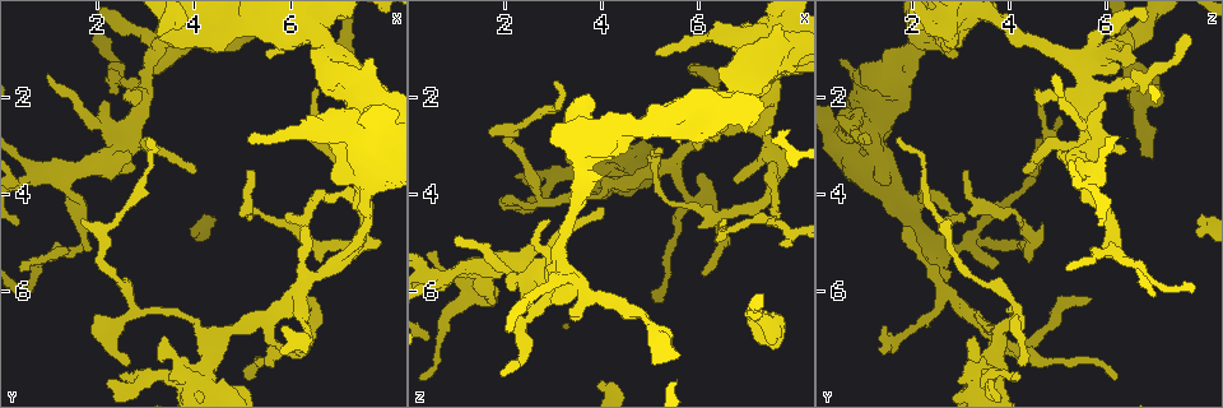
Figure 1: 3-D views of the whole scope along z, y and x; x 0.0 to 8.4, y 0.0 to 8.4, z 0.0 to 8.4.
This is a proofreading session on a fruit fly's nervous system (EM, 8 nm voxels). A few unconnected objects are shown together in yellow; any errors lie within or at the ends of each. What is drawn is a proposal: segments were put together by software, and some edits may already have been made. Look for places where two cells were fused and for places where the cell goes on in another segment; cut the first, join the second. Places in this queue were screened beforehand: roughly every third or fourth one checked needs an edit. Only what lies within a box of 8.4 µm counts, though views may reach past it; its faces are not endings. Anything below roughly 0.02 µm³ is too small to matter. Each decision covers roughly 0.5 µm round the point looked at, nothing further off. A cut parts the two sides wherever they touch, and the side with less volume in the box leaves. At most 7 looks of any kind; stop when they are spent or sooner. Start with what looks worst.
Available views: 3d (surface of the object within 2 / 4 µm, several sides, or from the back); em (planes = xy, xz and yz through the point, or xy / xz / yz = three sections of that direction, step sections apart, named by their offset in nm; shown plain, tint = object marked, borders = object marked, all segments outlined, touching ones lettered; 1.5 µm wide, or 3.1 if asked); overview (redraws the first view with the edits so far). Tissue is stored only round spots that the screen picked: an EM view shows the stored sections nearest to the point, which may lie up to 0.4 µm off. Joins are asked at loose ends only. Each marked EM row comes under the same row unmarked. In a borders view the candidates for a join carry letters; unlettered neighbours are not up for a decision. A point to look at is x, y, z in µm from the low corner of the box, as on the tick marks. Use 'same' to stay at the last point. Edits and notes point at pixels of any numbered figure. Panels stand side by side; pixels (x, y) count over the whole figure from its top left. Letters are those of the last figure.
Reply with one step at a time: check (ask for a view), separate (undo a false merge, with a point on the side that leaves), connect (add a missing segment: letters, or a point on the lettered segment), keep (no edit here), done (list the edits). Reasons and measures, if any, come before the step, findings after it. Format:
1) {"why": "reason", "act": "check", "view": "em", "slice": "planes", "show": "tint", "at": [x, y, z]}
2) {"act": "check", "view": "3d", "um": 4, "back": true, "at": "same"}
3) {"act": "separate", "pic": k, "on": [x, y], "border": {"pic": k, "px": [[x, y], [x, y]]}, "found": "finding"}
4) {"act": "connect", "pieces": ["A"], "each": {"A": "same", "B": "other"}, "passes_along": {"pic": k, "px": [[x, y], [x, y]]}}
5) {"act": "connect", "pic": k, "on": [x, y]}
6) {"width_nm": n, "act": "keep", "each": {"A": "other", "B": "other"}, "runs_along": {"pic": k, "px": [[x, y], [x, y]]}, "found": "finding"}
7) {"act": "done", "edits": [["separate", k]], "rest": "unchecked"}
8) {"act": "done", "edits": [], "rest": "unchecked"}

{"why": "end of a long branch", "act": "check", "view": "em", "slice": "xz", "step": 4, "show": "borders", "at": [1.95, 0.70, 7.70]}

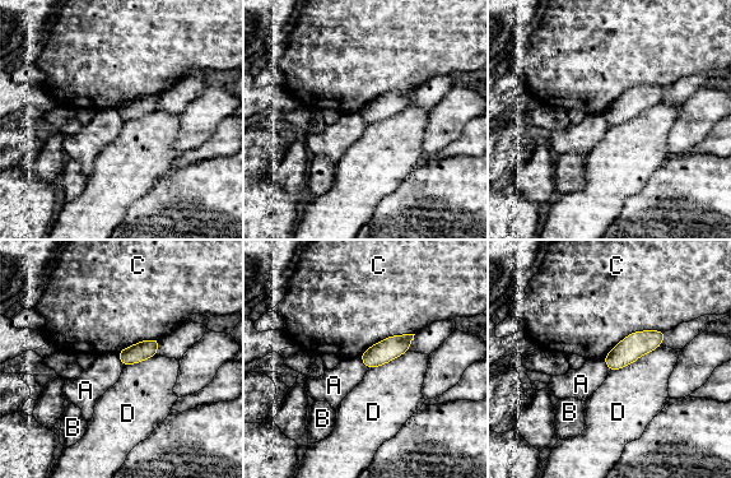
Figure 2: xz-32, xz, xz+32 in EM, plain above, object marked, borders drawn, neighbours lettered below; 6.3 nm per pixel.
{"width_nm": 120, "longest_contact_nm": ["C", 440], "act": "keep", "each": {"A": "other", "B": "other", "C": "other", "D": "other"}, "found": "none of them fits"}

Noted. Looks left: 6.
{"why": "tapers out", "act": "check", "view": "em", "slice": "xy", "step": 4, "show": "borders", "at": [3.00, 2.85, 1.75]}

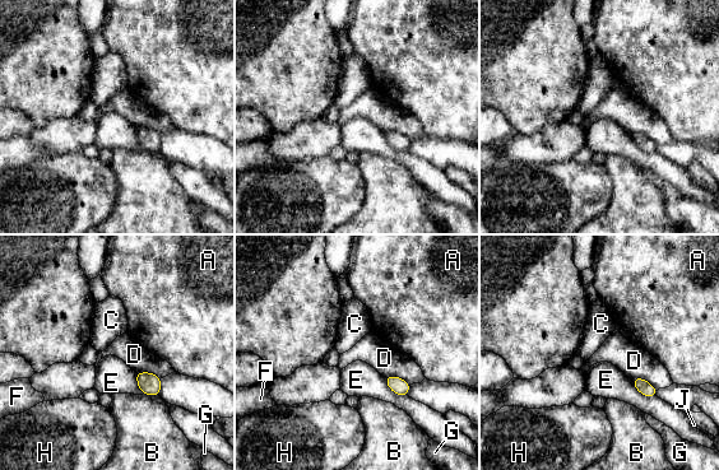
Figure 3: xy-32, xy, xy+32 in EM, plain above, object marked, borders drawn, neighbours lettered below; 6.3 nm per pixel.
{"act": "keep", "each": {"A": "other", "B": "other", "C": "other", "D": "other", "E": "other", "F": "other", "G": "other", "H": "other", "J": "other"}, "border": {"pic": 3, "px": [[384, 377], [395, 394], [407, 396]]}, "found": "none of them fits"}

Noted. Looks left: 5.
{"act": "check", "view": "em", "slice": "xy", "step": 8, "show": "borders", "at": [2.70, 3.30, 5.10]}

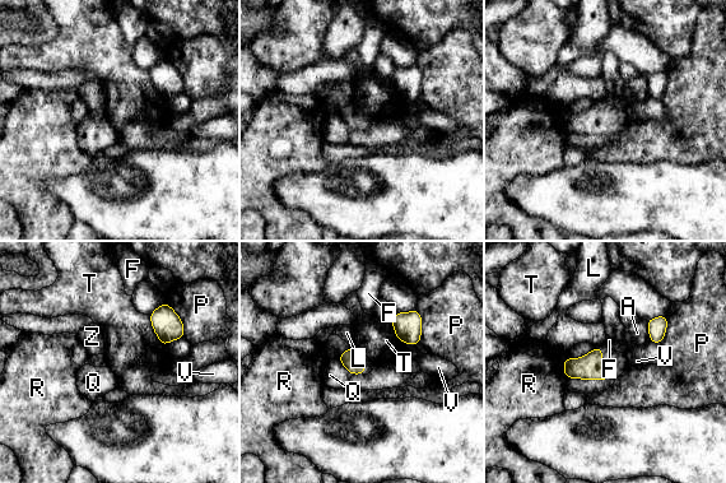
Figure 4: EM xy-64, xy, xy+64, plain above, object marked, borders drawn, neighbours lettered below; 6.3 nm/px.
{"act": "keep", "each": {"A": "other", "F": "other", "L": "other", "P": "other", "Q": "other", "R": "other", "T": "other", "V": "other", "Z": "other"}, "border": {"pic": 4, "px": [[418, 312], [422, 319], [420, 342]]}, "found": "none of them fits"}

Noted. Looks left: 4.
{"act": "done", "edits": [], "rest": "unchecked"}

